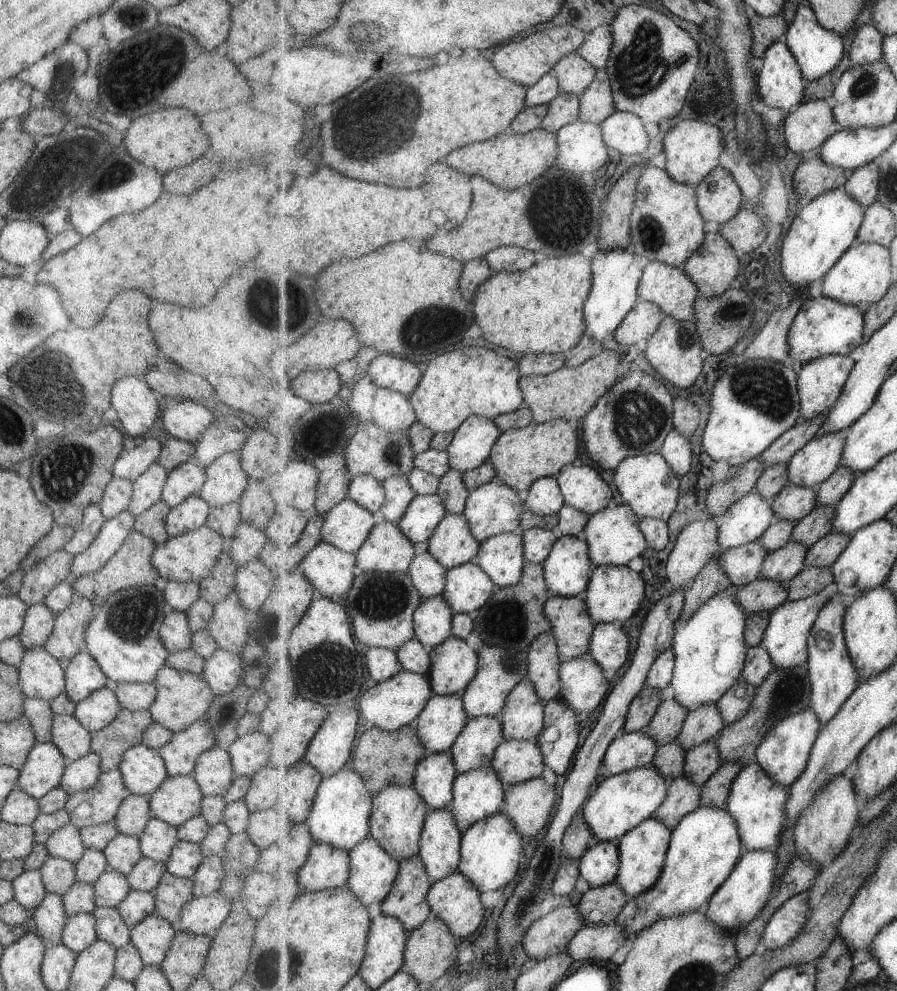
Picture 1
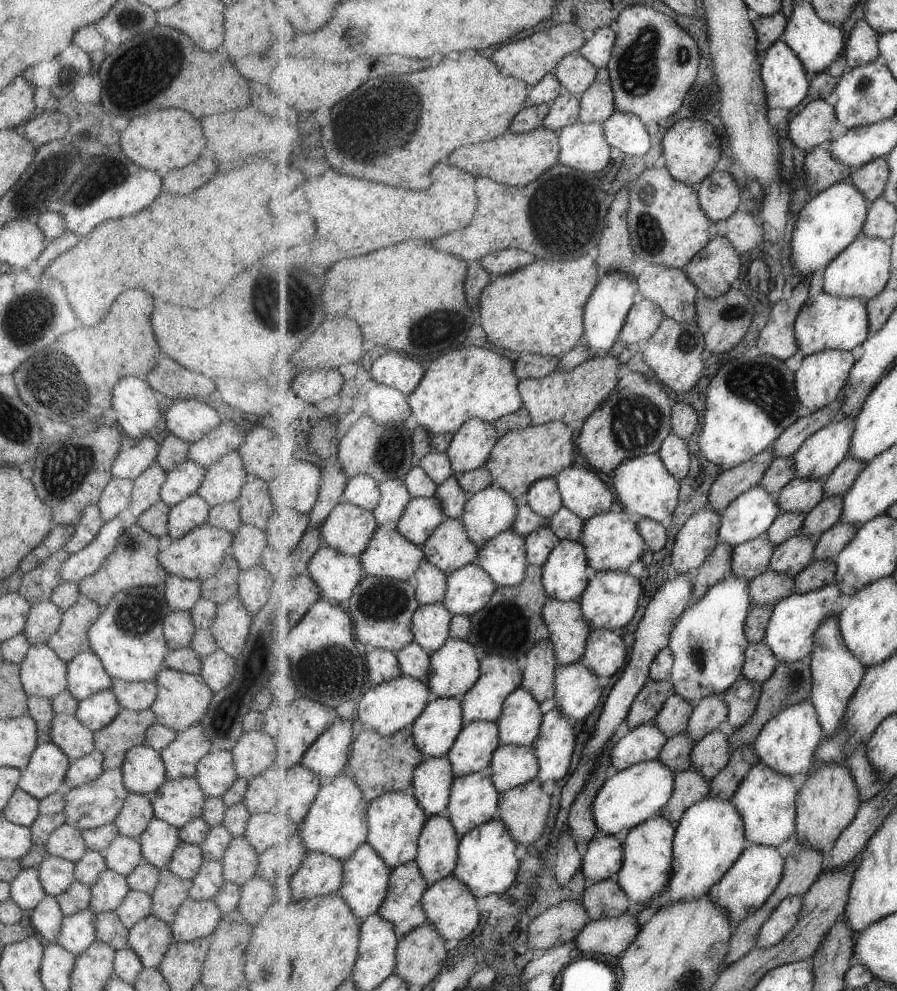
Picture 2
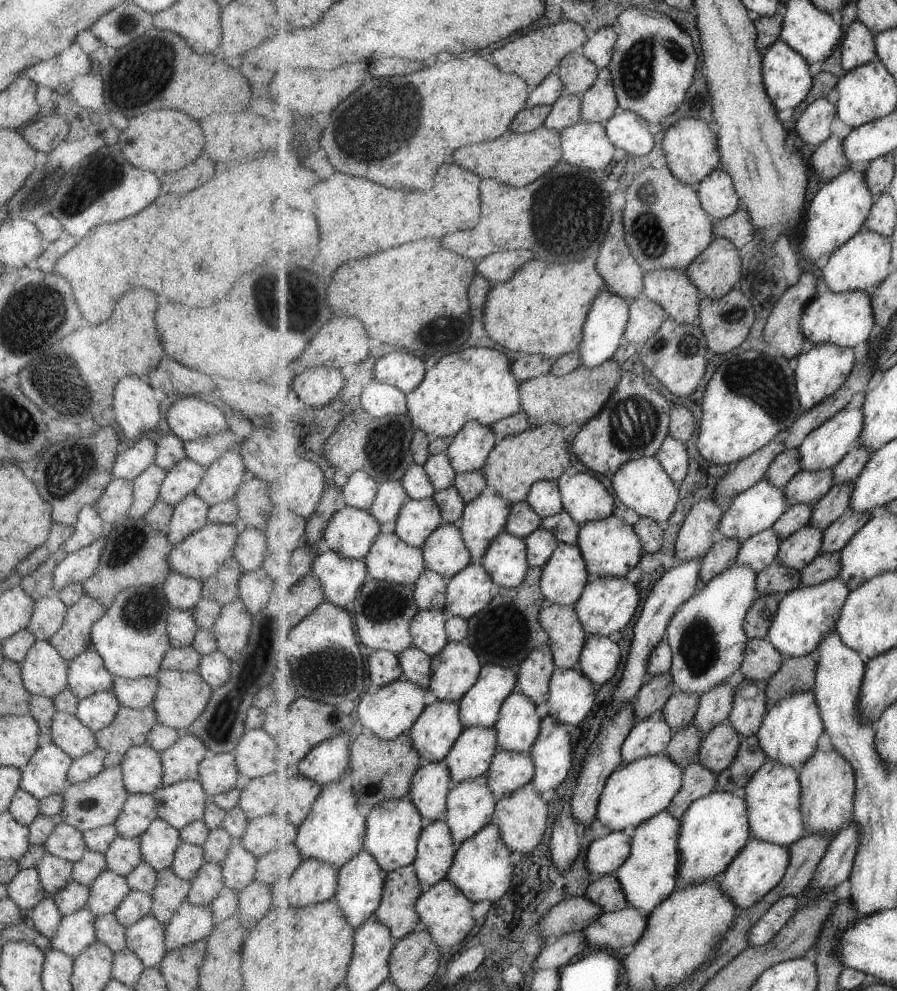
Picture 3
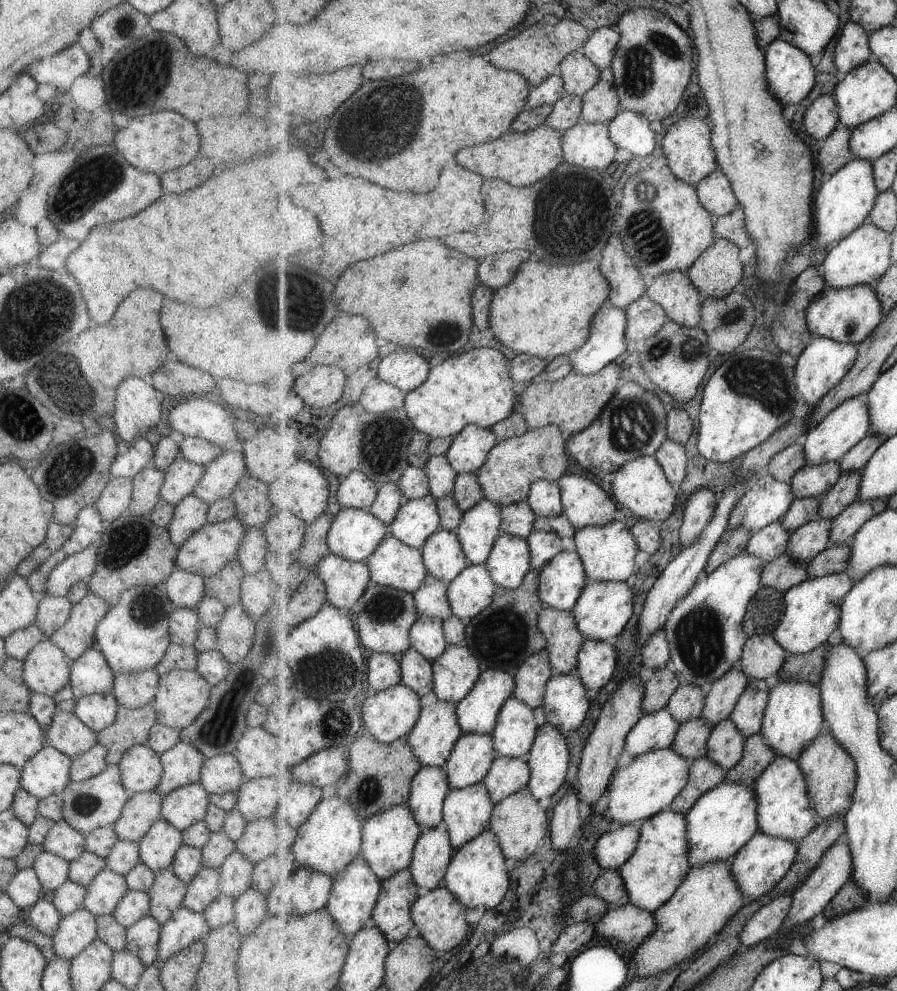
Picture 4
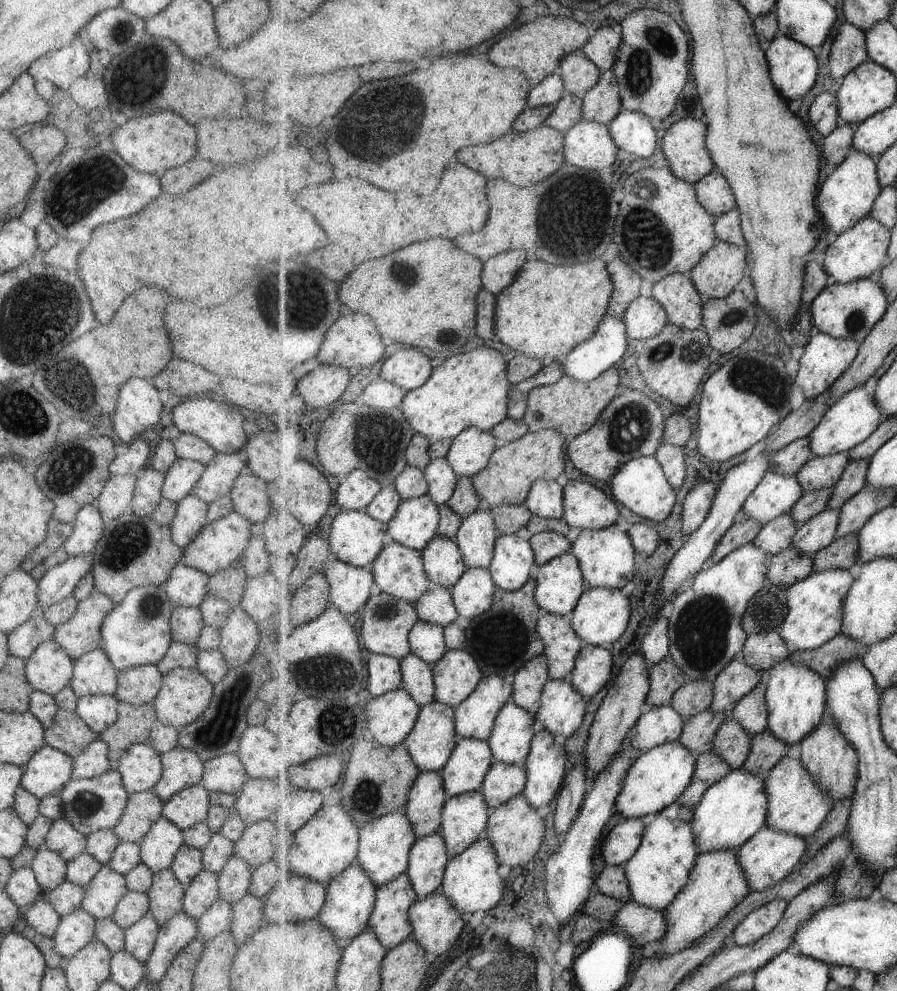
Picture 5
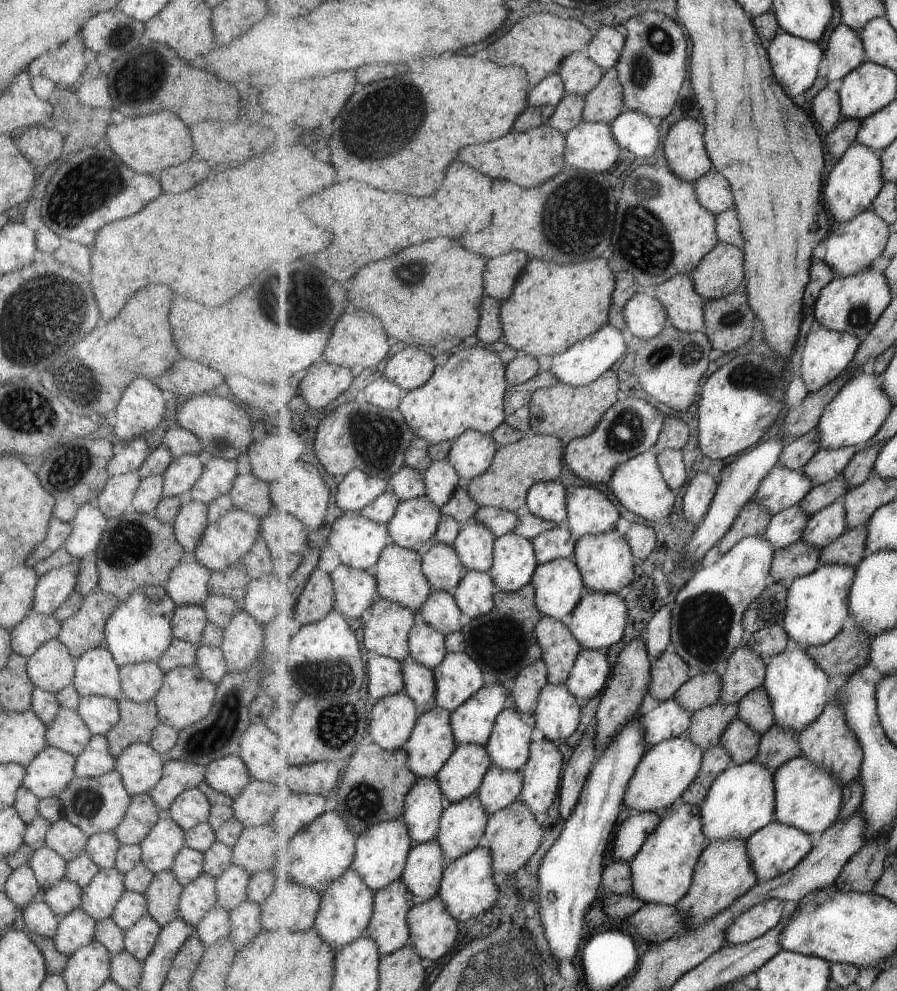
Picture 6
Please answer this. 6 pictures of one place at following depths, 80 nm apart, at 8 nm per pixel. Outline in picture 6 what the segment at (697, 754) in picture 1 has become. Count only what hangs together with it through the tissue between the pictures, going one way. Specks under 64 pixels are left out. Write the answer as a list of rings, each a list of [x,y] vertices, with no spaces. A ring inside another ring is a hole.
[[[737,717],[721,735],[720,745],[726,747],[733,762],[742,765],[754,760],[762,735]]]

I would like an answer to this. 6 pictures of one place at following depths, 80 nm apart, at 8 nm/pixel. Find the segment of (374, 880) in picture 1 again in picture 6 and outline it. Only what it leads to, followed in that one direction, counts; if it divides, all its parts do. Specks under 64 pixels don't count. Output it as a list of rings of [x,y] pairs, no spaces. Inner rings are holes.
[[[350,868],[322,894],[322,907],[318,912],[315,928],[335,948],[347,946],[366,936],[374,915],[374,893],[363,880],[362,874]]]

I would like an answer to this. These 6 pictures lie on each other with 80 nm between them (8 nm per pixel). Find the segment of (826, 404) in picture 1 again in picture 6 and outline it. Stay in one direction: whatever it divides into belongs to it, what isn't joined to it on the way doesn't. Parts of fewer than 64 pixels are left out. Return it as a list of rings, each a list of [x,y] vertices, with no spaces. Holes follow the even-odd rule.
[[[816,326],[807,336],[802,346],[802,377],[809,392],[820,391],[829,383],[843,376],[854,361],[862,340],[849,333],[840,333],[831,329]]]

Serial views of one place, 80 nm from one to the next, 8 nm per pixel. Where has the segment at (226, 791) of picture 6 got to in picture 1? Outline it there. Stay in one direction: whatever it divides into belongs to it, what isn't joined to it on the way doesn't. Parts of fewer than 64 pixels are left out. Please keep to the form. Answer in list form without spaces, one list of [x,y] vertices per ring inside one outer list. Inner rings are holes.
[[[213,746],[203,751],[195,759],[191,775],[203,797],[205,795],[222,796],[233,778],[226,749]]]

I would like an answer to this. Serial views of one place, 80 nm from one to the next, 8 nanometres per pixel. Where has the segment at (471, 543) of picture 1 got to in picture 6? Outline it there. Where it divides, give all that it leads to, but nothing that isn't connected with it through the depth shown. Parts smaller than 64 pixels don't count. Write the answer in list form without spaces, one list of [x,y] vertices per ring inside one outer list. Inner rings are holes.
[[[429,544],[422,552],[422,558],[426,577],[437,590],[453,592],[468,573],[454,545]]]

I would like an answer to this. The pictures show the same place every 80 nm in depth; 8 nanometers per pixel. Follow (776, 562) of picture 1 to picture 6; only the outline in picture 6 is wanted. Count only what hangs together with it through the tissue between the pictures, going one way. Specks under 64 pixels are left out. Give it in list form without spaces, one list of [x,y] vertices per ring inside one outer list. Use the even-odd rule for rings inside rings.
[[[839,499],[808,520],[800,539],[822,550],[846,531],[846,508],[843,499]]]

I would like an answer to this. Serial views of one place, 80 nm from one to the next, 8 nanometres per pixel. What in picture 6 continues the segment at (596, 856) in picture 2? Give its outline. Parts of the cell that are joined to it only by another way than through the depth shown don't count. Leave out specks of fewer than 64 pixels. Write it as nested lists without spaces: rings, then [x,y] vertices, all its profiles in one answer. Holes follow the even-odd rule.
[[[635,812],[616,828],[612,856],[614,861],[630,863],[645,844],[647,837],[659,826],[664,814]]]

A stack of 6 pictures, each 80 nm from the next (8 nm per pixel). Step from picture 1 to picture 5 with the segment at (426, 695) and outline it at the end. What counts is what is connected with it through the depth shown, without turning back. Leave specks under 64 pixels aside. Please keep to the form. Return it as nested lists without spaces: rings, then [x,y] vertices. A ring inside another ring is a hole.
[[[403,687],[370,697],[364,705],[372,738],[388,747],[404,742],[414,730],[422,711],[415,697]]]

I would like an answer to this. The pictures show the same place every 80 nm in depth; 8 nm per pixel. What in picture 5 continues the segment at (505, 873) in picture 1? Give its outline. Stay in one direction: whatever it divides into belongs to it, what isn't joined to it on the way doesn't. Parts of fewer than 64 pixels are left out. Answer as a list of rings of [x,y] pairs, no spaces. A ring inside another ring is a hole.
[[[482,838],[450,860],[440,891],[446,893],[462,914],[479,910],[487,912],[495,908],[505,894],[505,879],[501,876],[499,868],[501,863],[494,844],[488,838]]]

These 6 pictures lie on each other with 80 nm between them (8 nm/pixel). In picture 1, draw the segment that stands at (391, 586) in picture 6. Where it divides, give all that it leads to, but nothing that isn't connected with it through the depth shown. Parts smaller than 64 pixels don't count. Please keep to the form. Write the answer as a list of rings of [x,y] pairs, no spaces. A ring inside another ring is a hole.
[[[380,519],[370,538],[354,552],[358,572],[408,573],[417,547],[398,523]]]

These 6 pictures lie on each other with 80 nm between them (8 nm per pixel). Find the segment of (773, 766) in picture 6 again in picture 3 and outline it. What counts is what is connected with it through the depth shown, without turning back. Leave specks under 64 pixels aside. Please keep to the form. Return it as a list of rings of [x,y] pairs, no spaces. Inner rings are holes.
[[[757,735],[743,737],[739,752],[729,768],[718,774],[718,788],[726,793],[733,793],[735,796],[743,796],[750,778],[766,763],[768,756],[761,748]]]

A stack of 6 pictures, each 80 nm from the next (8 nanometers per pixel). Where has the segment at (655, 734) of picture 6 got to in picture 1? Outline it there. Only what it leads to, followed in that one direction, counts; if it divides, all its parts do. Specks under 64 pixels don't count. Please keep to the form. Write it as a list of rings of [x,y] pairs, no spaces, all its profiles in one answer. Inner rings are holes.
[[[645,731],[622,733],[606,752],[604,776],[615,776],[653,765],[661,745]]]

